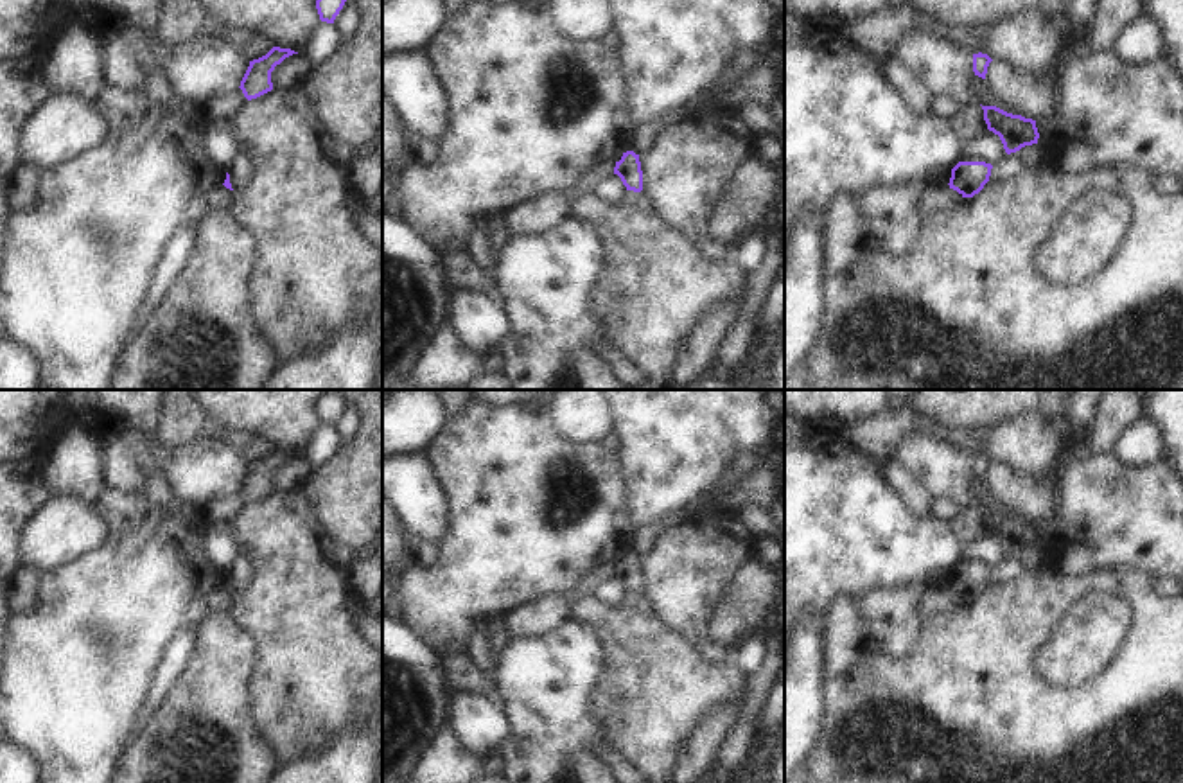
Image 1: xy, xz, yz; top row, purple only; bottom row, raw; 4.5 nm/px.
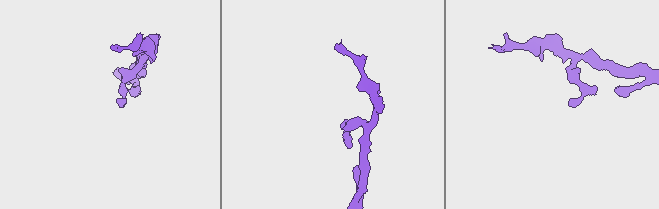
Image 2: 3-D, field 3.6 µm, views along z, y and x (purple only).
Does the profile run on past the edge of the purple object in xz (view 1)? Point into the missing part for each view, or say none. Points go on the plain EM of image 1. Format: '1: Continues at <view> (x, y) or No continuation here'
1: No continuation here

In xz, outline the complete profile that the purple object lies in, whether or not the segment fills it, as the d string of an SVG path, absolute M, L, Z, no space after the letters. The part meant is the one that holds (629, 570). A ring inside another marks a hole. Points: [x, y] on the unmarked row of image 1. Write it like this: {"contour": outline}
{"contour": "M634 553L623 555L621 562L616 564L614 576L618 576L627 589L627 593L641 594L643 593L643 573L639 557Z"}

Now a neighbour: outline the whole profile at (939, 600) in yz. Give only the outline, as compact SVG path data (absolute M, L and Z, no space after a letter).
M950 587L928 589L919 603L919 614L928 620L939 614L950 614L962 602L962 596L953 593Z

